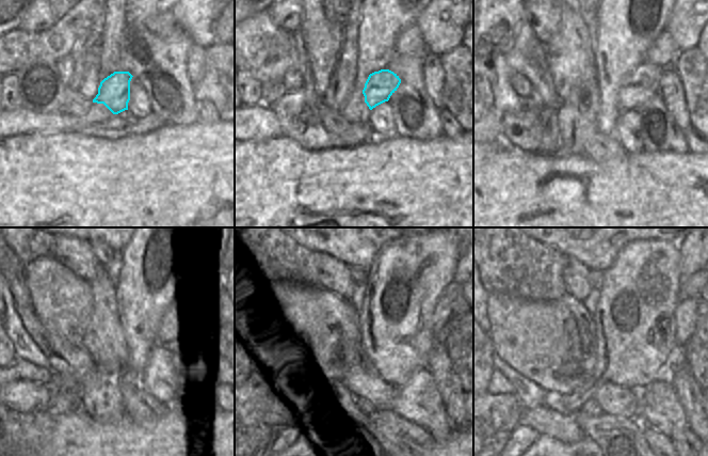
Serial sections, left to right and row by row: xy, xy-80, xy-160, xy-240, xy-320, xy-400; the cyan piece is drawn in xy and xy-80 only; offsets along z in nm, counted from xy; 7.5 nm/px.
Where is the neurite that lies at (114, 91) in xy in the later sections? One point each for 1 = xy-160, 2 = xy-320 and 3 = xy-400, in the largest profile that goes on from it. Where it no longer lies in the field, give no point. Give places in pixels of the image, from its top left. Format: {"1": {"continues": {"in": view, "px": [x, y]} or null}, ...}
{"1": {"continues": {"in": "xy-160", "px": [639, 85]}}, "2": {"continues": {"in": "xy-320", "px": [443, 311]}}, "3": {"continues": {"in": "xy-400", "px": [690, 287]}}}

